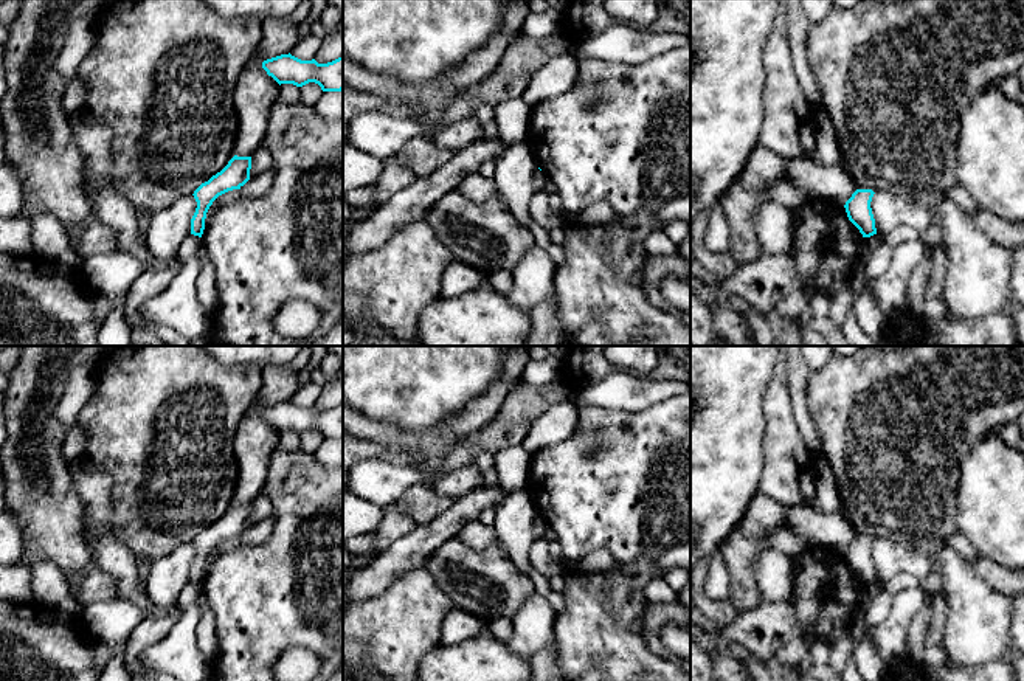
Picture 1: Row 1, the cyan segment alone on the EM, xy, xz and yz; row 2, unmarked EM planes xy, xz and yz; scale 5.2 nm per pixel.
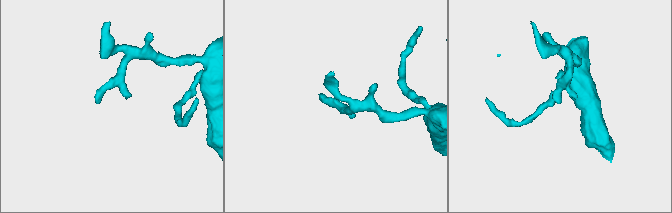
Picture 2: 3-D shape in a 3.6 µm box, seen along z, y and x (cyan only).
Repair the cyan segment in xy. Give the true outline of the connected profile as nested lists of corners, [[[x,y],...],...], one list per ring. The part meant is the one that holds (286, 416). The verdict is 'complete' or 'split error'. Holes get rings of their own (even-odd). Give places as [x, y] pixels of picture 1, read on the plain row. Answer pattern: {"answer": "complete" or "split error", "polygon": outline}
{"answer": "complete", "polygon": [[[289,400],[264,408],[262,416],[279,433],[303,434],[315,430],[323,439],[343,437],[343,403],[327,411],[318,411],[315,406],[301,408]]]}

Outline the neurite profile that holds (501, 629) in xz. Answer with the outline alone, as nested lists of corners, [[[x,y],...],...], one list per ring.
[[[501,617],[487,624],[487,633],[501,642],[507,642],[514,633],[514,622],[510,617]]]

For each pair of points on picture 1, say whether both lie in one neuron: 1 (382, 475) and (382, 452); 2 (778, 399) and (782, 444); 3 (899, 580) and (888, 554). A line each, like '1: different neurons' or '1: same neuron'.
1: different neurons
2: same neuron
3: different neurons

